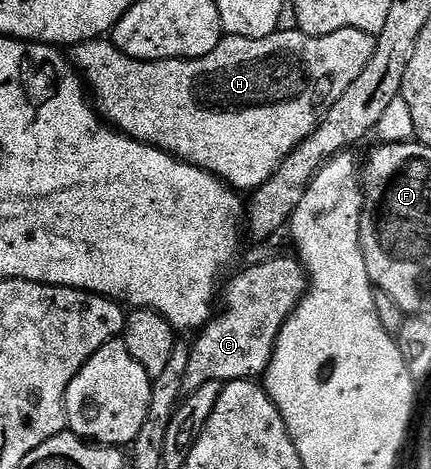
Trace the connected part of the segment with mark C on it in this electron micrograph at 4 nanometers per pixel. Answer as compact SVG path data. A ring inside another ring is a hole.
M295 257L267 259L233 276L231 284L222 288L217 314L194 336L191 343L184 392L201 389L201 385L209 381L222 384L232 379L255 381L266 375L277 337L285 321L307 294L308 286L307 268Z

